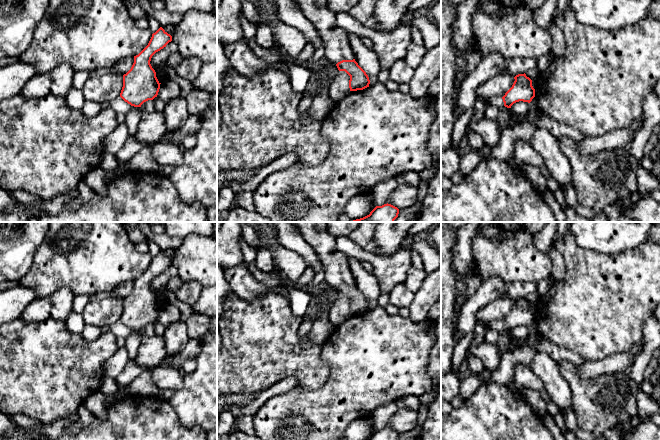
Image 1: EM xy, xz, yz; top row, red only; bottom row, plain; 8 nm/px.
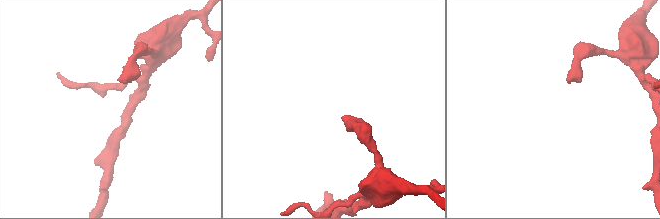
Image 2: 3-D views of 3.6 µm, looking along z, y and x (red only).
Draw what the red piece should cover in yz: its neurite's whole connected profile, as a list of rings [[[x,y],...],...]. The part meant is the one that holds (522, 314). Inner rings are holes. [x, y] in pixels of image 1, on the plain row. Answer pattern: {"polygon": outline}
{"polygon": [[[518,298],[514,301],[515,305],[512,311],[503,321],[485,322],[477,320],[477,323],[484,324],[489,329],[500,332],[511,330],[519,325],[530,327],[535,321],[535,313],[532,310],[532,304],[526,298]]]}

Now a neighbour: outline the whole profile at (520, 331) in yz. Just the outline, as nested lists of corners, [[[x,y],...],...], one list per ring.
[[[535,321],[532,323],[530,327],[523,325],[516,326],[511,330],[510,333],[511,337],[514,338],[525,338],[526,336],[533,332],[537,333]]]

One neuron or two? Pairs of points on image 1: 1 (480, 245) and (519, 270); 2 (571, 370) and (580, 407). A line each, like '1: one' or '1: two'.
1: one
2: one

